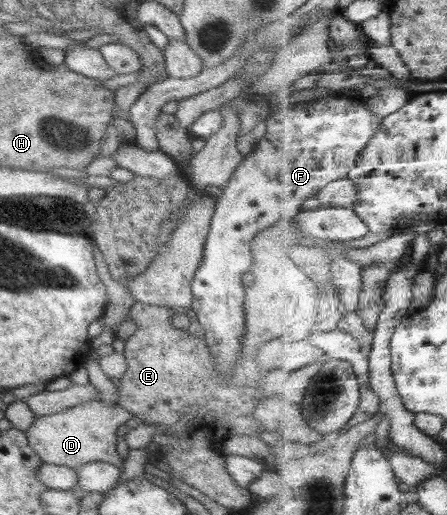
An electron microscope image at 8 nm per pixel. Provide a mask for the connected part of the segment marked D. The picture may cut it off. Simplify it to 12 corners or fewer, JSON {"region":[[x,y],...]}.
{"region":[[95,398],[35,417],[24,433],[44,463],[120,467],[131,416]]}

